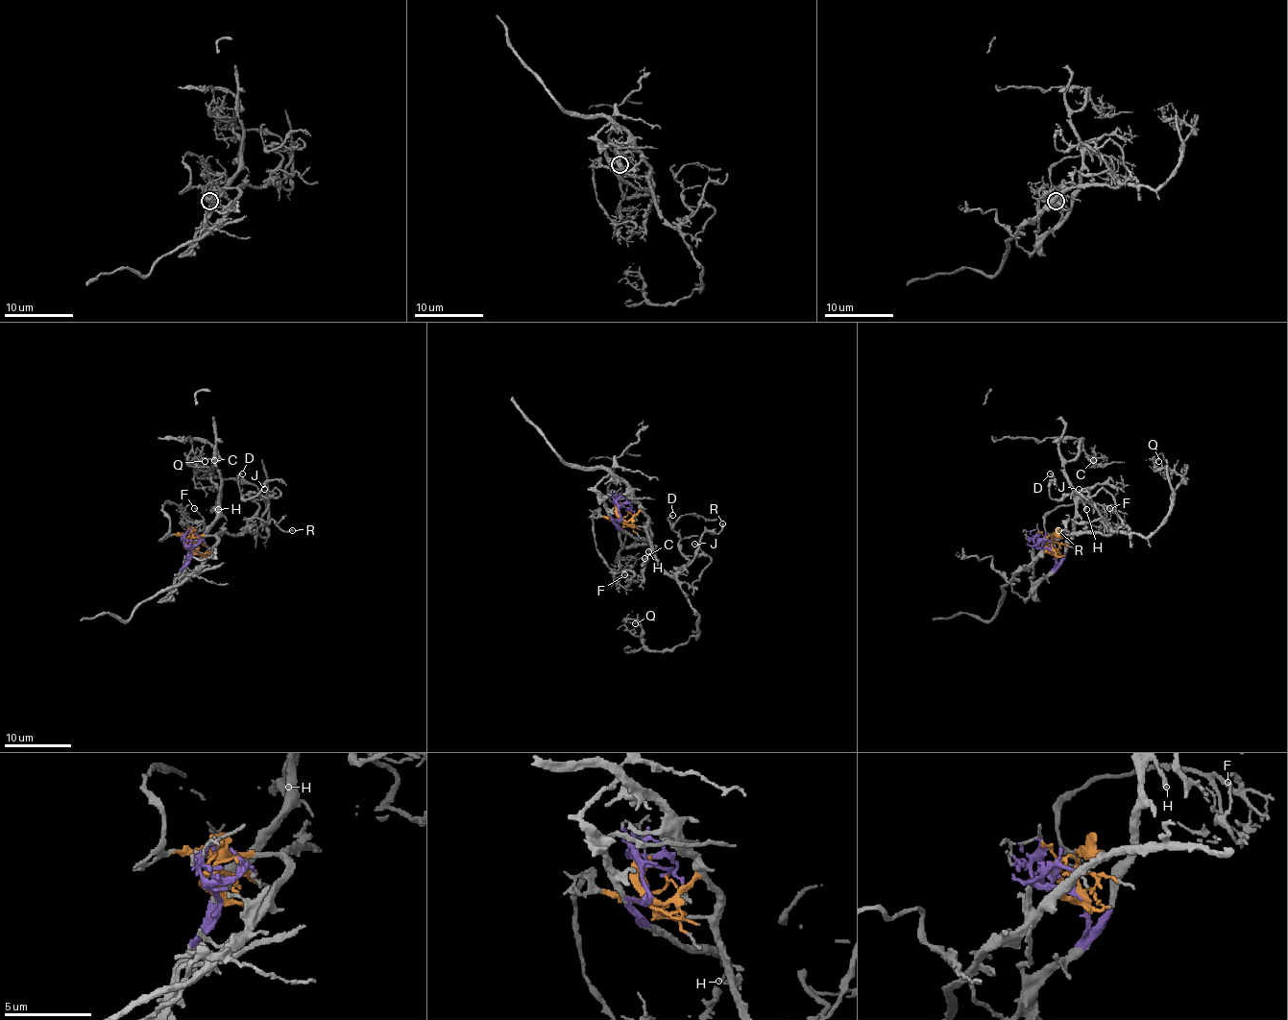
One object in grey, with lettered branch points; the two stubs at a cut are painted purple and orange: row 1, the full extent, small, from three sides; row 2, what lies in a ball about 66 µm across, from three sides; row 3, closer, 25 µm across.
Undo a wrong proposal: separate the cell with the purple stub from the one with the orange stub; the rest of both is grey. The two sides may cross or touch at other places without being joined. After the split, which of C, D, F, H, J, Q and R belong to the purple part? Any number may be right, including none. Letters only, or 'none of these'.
C, H

